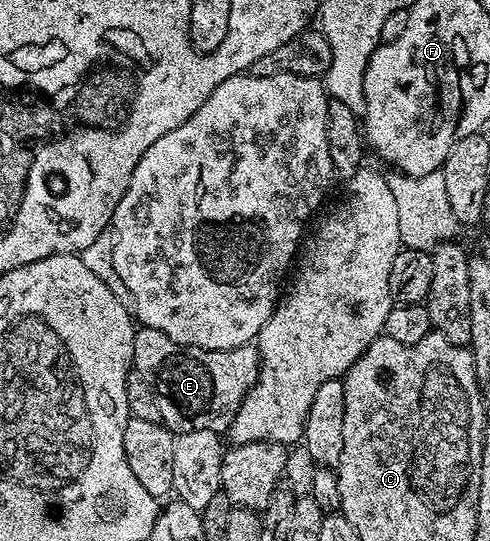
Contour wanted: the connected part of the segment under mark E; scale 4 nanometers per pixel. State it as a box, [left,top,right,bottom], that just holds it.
[131,326,259,435]

